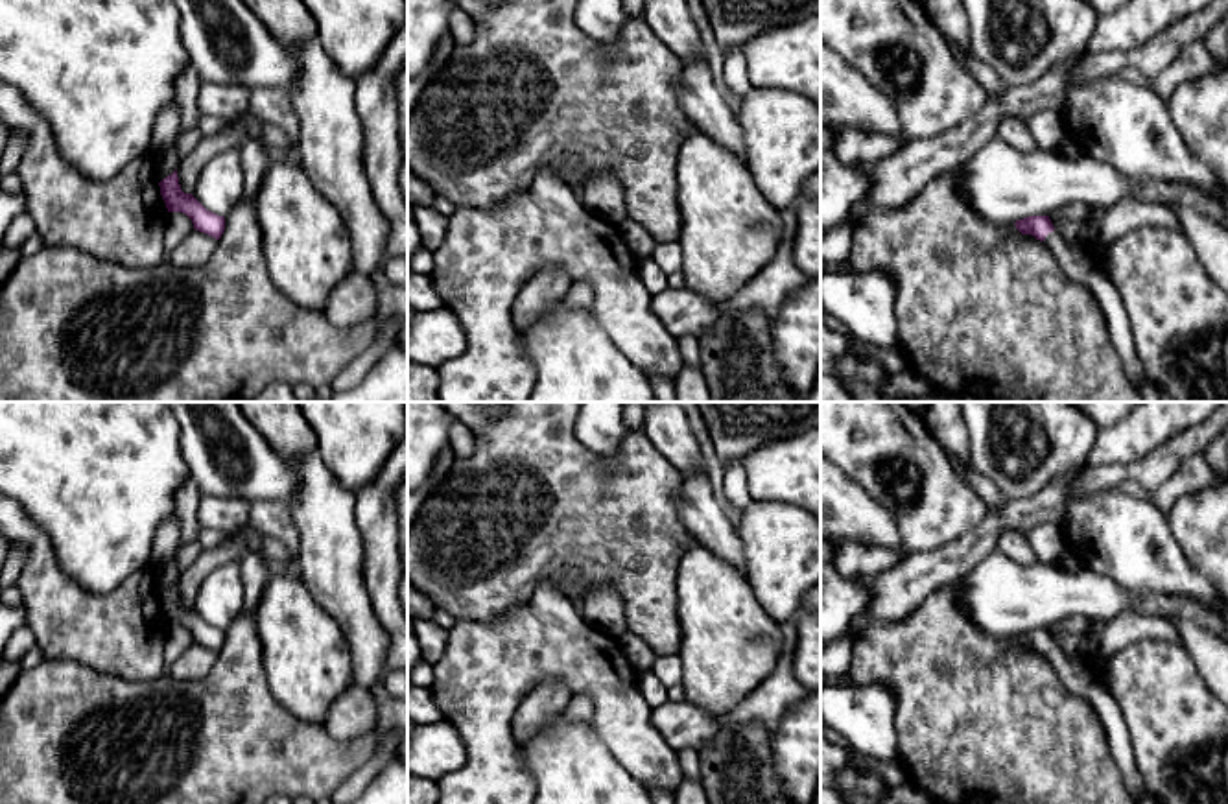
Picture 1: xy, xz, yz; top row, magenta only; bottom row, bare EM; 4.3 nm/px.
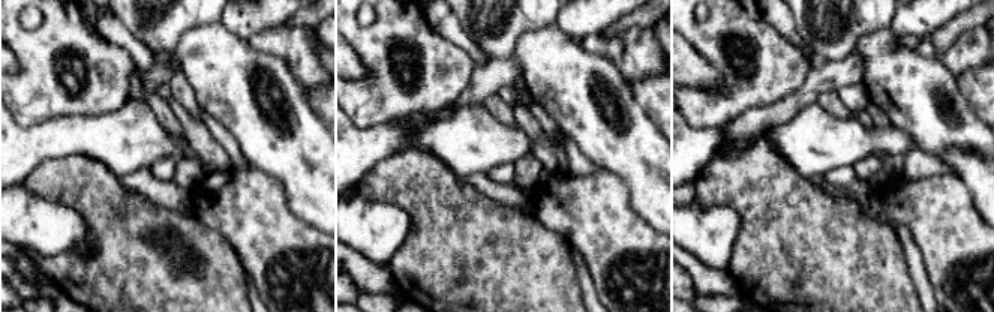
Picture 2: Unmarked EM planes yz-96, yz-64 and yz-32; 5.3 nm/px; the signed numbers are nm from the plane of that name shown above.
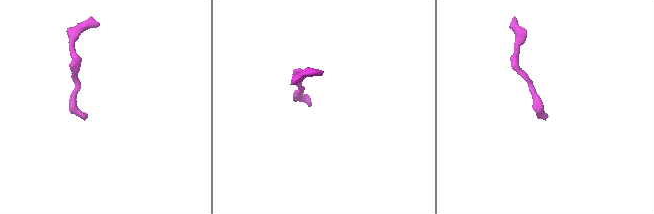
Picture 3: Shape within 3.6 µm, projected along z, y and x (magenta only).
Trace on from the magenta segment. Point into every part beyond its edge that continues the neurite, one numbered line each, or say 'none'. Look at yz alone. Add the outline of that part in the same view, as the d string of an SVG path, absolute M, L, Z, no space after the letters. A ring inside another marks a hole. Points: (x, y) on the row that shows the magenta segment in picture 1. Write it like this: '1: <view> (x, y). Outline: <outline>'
1: yz (1074, 260). Outline: M1057 231L1049 232L1044 243L1058 262L1064 275L1084 284L1097 299L1123 369L1132 387L1138 391L1143 380L1143 371L1136 352L1134 337L1130 334L1130 321L1117 290L1108 278L1101 277L1093 269L1086 253L1086 245L1068 243Z

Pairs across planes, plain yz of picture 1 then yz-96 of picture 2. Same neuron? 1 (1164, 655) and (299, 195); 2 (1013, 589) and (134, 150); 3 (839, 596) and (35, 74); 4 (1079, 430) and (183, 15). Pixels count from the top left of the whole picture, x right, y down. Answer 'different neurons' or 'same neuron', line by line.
1: different neurons
2: same neuron
3: different neurons
4: same neuron

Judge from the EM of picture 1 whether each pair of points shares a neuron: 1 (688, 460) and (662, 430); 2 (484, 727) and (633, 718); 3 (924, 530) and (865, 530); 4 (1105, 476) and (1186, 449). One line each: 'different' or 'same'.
1: same
2: same
3: different
4: same

